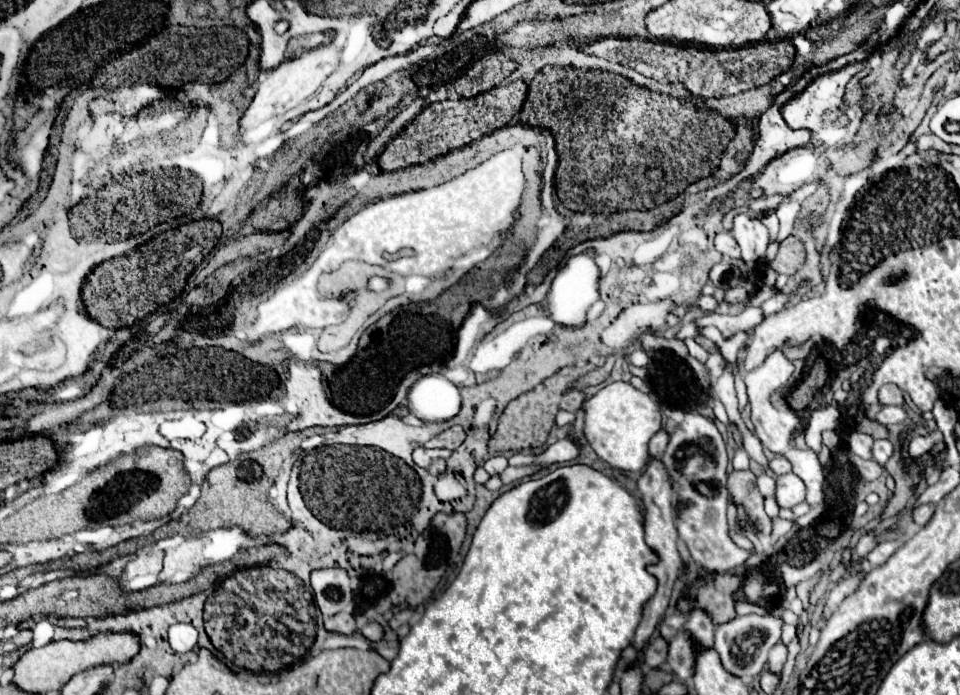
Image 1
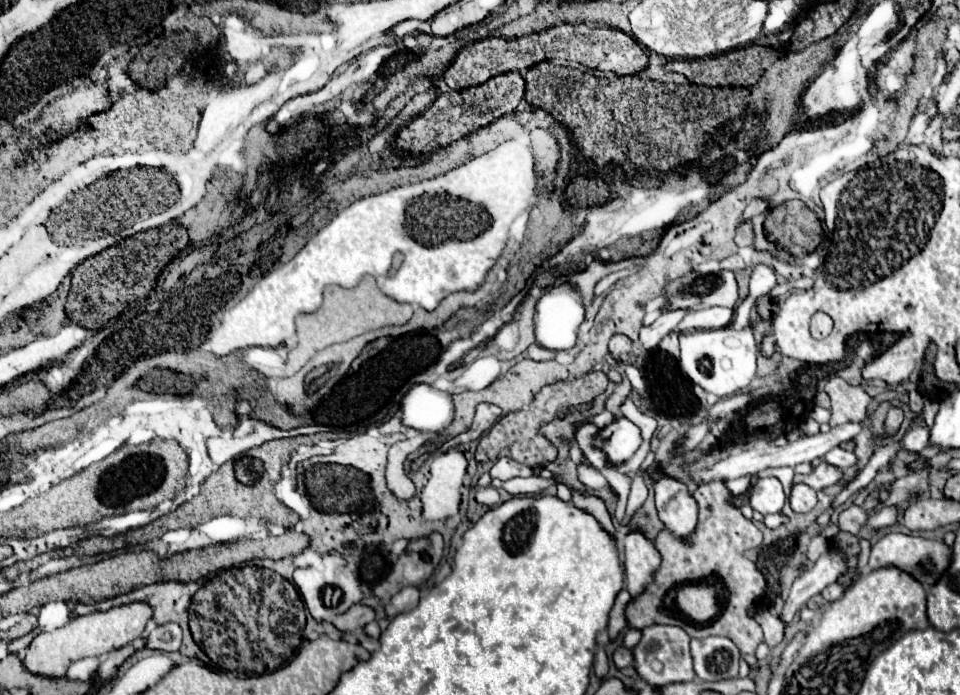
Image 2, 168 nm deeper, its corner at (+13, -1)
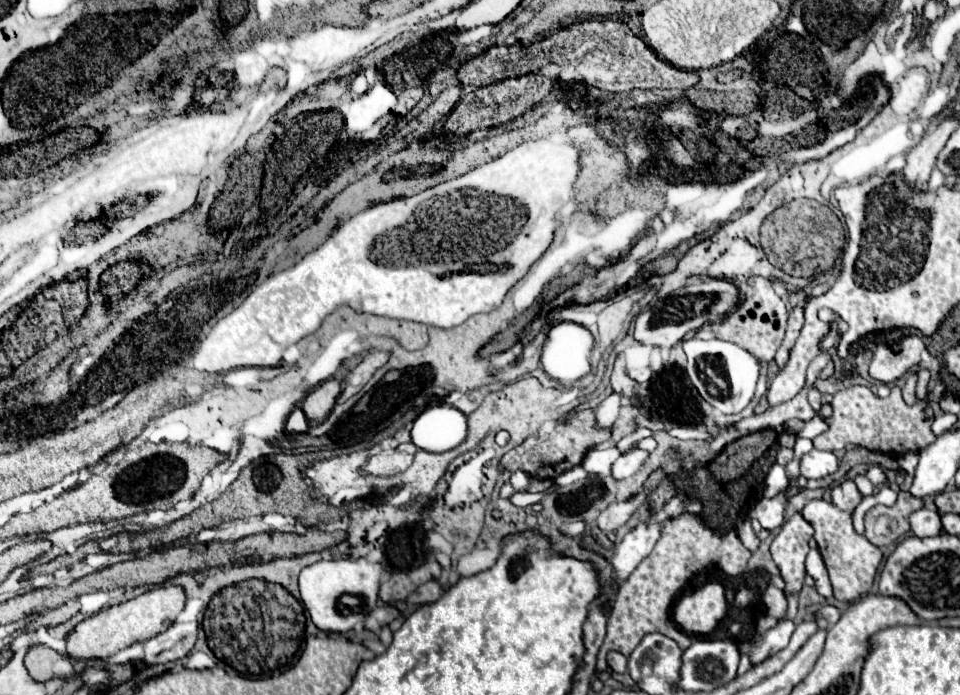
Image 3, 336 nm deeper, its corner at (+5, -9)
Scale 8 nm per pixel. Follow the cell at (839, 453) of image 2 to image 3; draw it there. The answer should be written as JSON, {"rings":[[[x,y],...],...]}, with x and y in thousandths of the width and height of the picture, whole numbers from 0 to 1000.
{"rings":[[[845,647],[834,659],[834,685],[839,688],[859,688],[870,682],[874,673],[874,659],[868,650],[855,650],[855,647]]]}

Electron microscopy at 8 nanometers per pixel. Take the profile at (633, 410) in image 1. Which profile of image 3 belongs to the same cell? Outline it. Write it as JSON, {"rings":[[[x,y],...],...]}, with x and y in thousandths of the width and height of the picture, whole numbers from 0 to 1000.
{"rings":[[[659,645],[659,647],[651,650],[651,653],[647,653],[643,659],[643,665],[639,668],[639,688],[649,691],[649,688],[659,685],[672,668],[674,659],[676,659],[676,650],[668,647],[668,645]]]}

